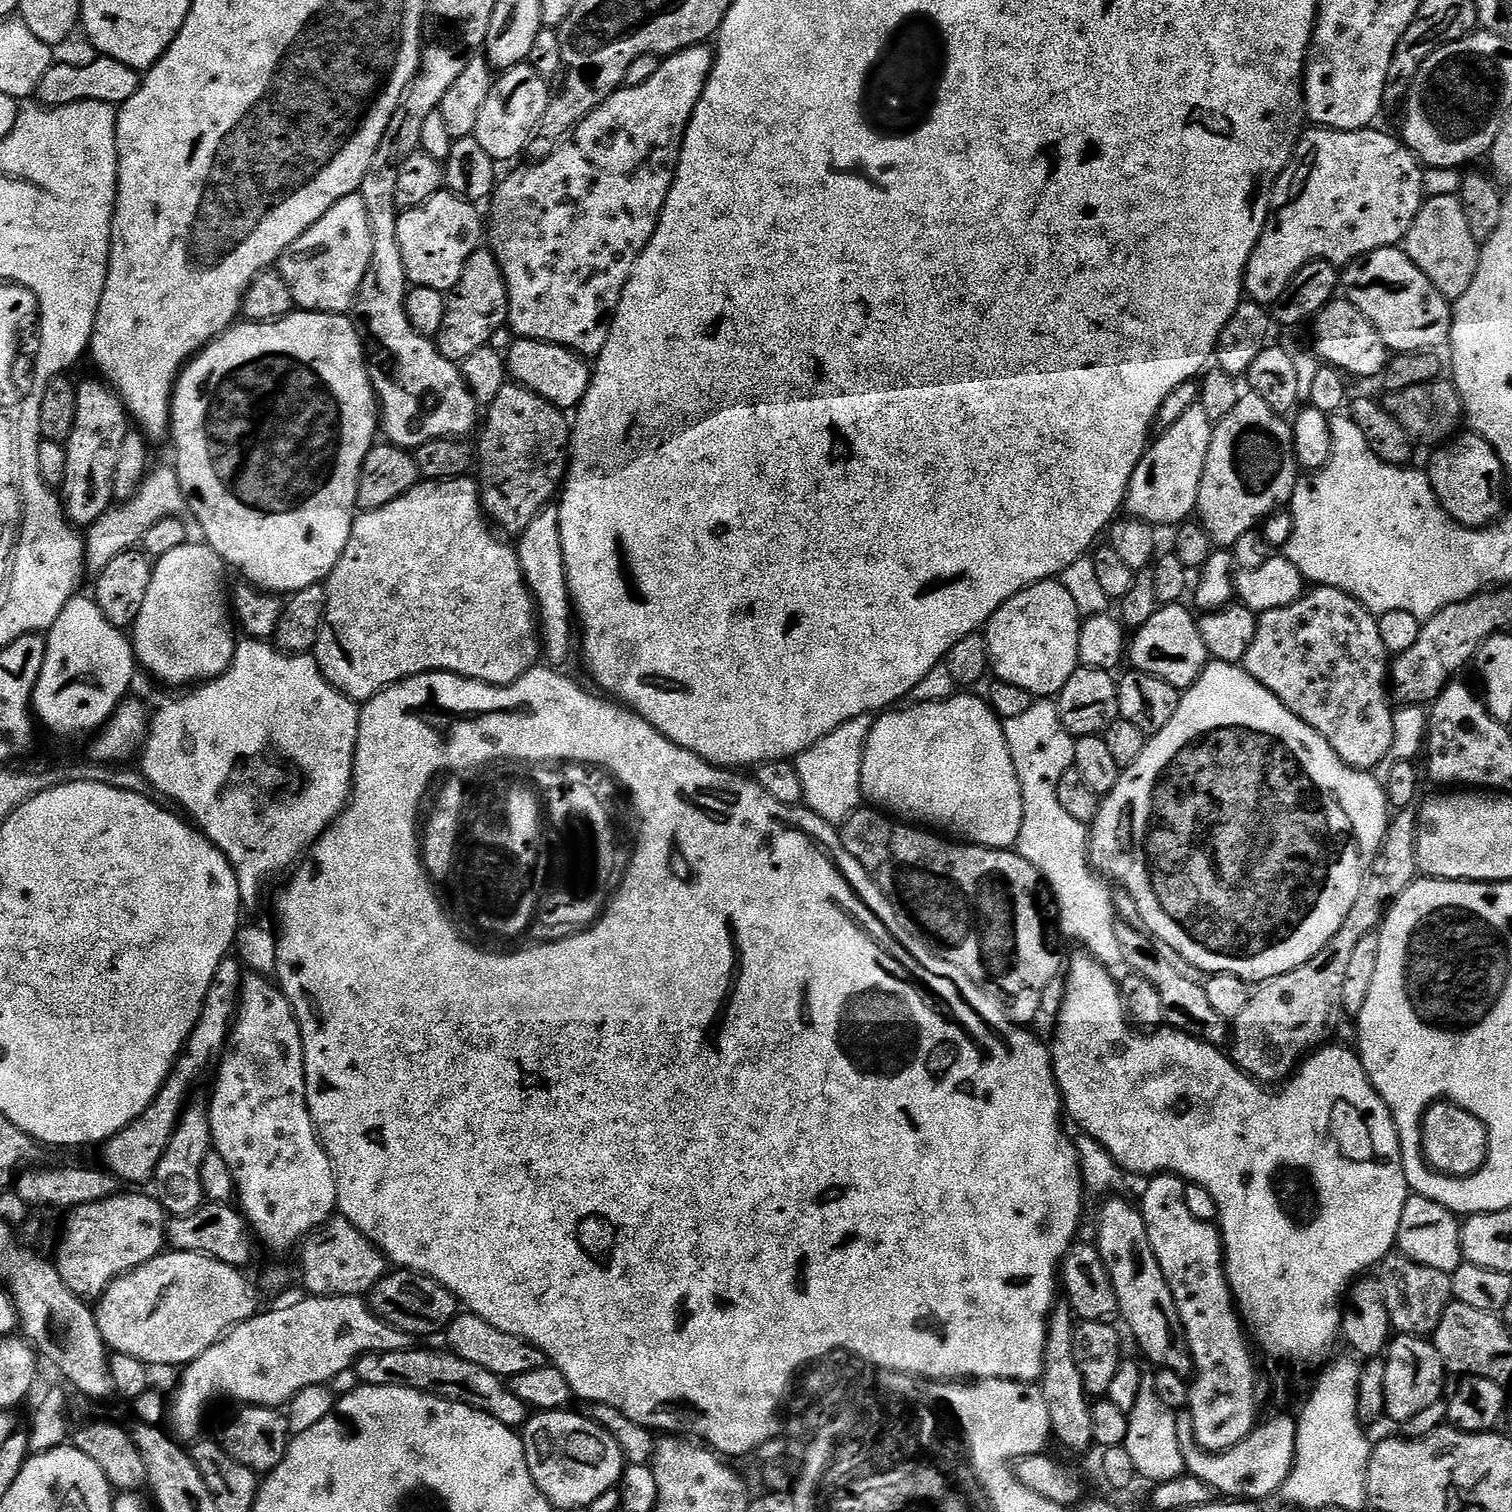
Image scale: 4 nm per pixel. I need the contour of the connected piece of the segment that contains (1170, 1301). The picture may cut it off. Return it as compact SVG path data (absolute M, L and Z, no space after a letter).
M1108 1198L1103 1201L1104 1209L1100 1212L1100 1233L1094 1237L1100 1249L1102 1262L1108 1268L1112 1279L1116 1301L1120 1307L1119 1319L1128 1323L1136 1344L1160 1368L1174 1370L1180 1376L1193 1375L1192 1351L1184 1339L1184 1328L1180 1325L1178 1306L1174 1294L1154 1258L1146 1222L1135 1203L1127 1204L1124 1200Z

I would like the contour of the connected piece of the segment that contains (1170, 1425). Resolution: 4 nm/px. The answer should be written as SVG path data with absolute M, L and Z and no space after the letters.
M1141 1387L1138 1402L1134 1402L1134 1410L1126 1413L1128 1433L1123 1448L1130 1454L1130 1462L1134 1462L1137 1477L1153 1480L1153 1485L1168 1483L1185 1475L1184 1448L1180 1445L1180 1428L1176 1425L1177 1413L1162 1398L1158 1398L1155 1387Z

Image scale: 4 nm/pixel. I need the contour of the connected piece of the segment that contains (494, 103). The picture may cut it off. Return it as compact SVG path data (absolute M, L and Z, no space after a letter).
M525 62L505 68L490 90L490 98L482 105L482 114L478 114L478 126L474 133L482 150L490 154L497 162L512 160L515 156L524 156L529 142L536 135L542 118L546 114L546 106L550 99L549 81L540 77L538 70Z

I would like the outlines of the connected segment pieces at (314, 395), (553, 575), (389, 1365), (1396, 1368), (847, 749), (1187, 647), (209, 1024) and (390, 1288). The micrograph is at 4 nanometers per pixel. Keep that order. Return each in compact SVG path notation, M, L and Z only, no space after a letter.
M294 310L290 315L271 320L268 324L233 324L181 368L176 378L176 389L172 392L170 440L176 443L174 476L177 481L180 479L188 508L204 531L203 539L224 559L229 569L237 568L247 583L273 594L293 594L327 581L338 558L342 558L346 550L352 522L358 515L356 495L360 471L366 454L378 440L378 401L368 377L364 342L357 325L344 314L303 310Z
M549 506L541 510L534 522L530 522L530 526L526 526L526 530L519 533L517 540L520 541L515 541L514 547L518 562L536 604L543 659L549 665L564 666L560 664L566 663L572 652L574 609L566 578L566 554L562 554L559 507Z
M413 1346L401 1352L371 1352L361 1356L354 1367L361 1385L369 1388L413 1388L419 1392L428 1392L443 1400L452 1400L456 1404L465 1404L485 1412L513 1430L528 1423L528 1405L515 1397L501 1377L490 1374L490 1370L482 1366L474 1366L474 1362L458 1358L451 1350L443 1351L431 1352L428 1348Z
M1397 1335L1386 1349L1386 1406L1387 1419L1403 1422L1414 1414L1426 1410L1426 1406L1441 1403L1444 1392L1446 1369L1435 1343L1422 1336Z
M859 716L822 737L817 744L810 746L800 756L795 757L794 763L798 770L798 778L802 778L804 804L809 812L820 816L827 824L839 826L852 817L853 812L862 804L860 783L862 782L862 762L864 750L868 747L868 735L872 733L874 723L872 716Z
M1178 603L1157 608L1154 618L1150 618L1146 626L1135 629L1133 636L1136 637L1130 640L1130 664L1132 660L1131 667L1135 671L1162 678L1162 682L1170 682L1170 686L1181 690L1191 688L1210 660L1197 617L1192 617L1191 607L1184 607L1183 603Z
M229 958L223 960L218 966L218 974L214 974L214 982L206 994L206 1002L194 1030L190 1034L187 1047L180 1054L168 1081L156 1096L156 1101L148 1107L143 1114L130 1126L126 1126L118 1134L114 1134L102 1145L104 1151L103 1167L115 1174L125 1185L144 1186L156 1175L156 1167L166 1154L166 1146L176 1132L180 1116L184 1113L184 1106L189 1099L188 1087L207 1070L219 1061L227 1043L232 1035L232 1026L238 1011L238 993L240 982L246 975L246 968L239 959Z
M389 1271L372 1287L372 1291L367 1293L366 1299L373 1314L382 1318L385 1324L394 1326L413 1338L436 1336L439 1332L440 1335L447 1333L454 1318L462 1311L456 1295L423 1272Z

